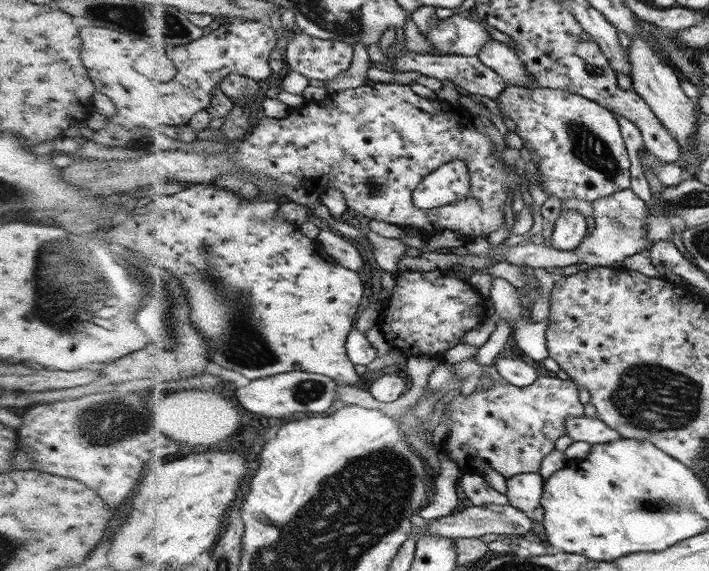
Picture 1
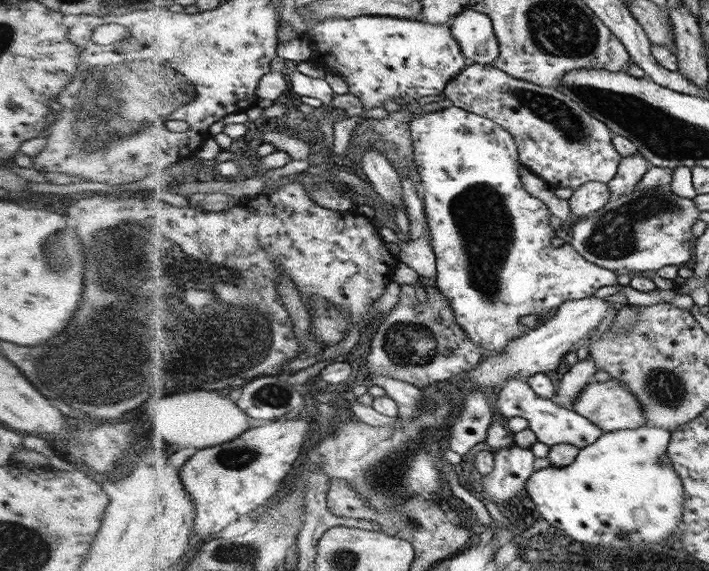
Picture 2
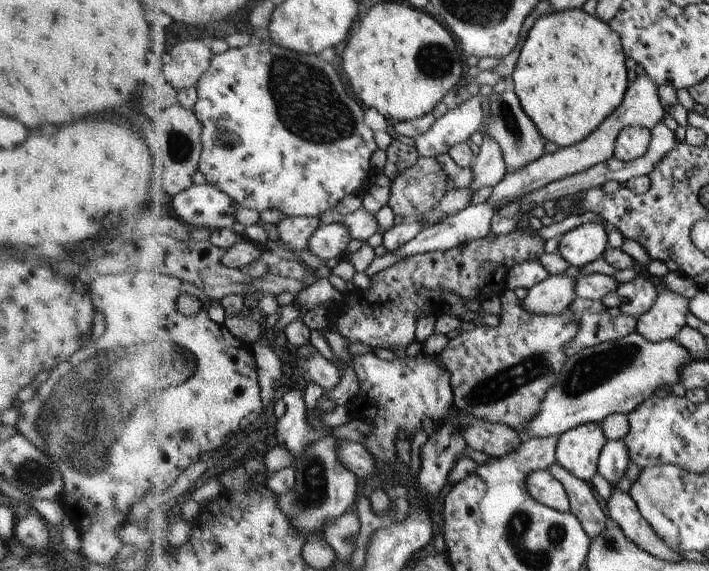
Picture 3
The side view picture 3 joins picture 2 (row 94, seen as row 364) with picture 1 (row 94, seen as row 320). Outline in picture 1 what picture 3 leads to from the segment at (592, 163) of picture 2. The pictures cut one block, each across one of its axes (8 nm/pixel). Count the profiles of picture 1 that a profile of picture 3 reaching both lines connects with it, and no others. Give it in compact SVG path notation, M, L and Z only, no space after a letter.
M507 86L496 100L497 106L516 122L517 134L523 140L525 154L534 151L538 155L538 169L546 194L553 194L560 200L578 198L592 202L630 189L630 160L620 136L618 122L607 107L583 95L541 87L530 90L528 87Z

